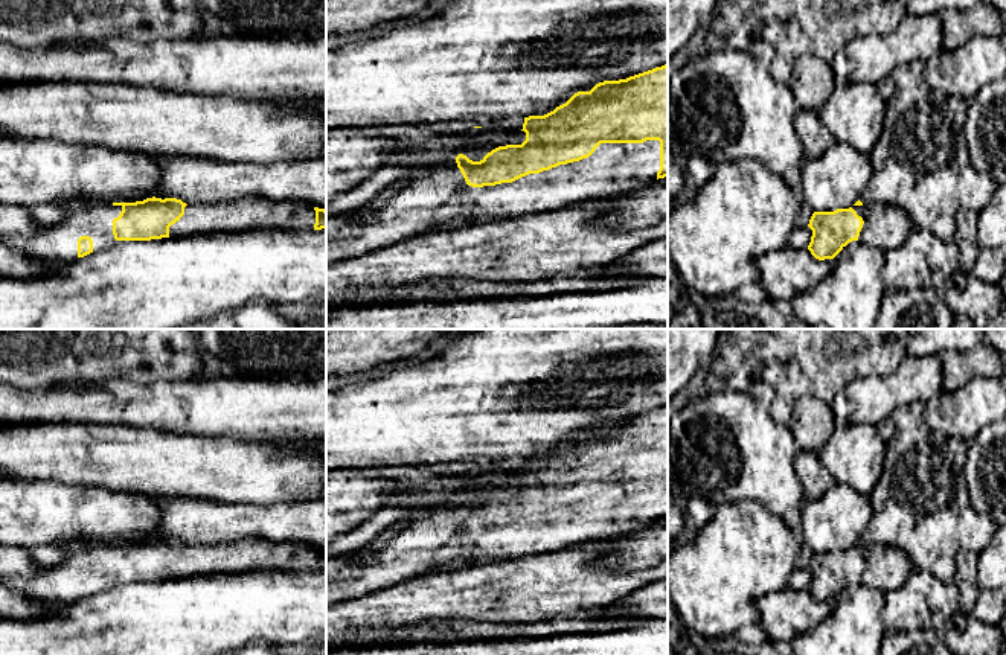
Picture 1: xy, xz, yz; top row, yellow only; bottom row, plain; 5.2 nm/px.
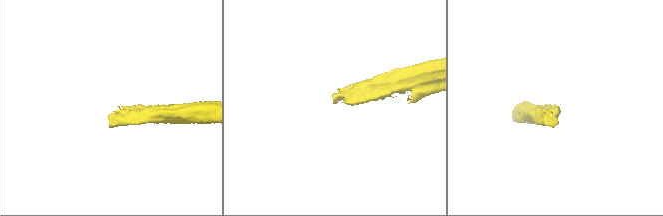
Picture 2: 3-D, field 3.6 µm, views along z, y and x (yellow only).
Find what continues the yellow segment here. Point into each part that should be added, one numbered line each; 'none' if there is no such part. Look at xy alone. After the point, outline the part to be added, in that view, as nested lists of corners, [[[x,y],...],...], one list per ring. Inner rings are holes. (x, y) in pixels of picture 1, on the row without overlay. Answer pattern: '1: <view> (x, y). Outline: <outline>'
1: xy (58, 585). Outline: [[[99,544],[70,550],[66,561],[56,567],[44,568],[35,577],[8,576],[3,582],[20,594],[49,606],[67,605],[78,600],[78,580],[90,577],[93,593],[114,586],[113,561],[122,547]]]

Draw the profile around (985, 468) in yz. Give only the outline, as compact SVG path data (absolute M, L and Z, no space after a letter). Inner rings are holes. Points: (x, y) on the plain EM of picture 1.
M1006 417L968 442L963 468L972 507L998 527L1006 524Z

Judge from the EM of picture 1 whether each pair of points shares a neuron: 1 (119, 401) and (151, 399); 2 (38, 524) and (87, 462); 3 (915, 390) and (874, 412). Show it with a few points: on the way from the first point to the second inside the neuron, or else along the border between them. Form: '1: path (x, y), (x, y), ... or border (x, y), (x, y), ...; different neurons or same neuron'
1: path (127, 401), (144, 401); same neuron
2: border (35, 480), (105, 488); different neurons
3: path (904, 390), (895, 390), (884, 401); same neuron

